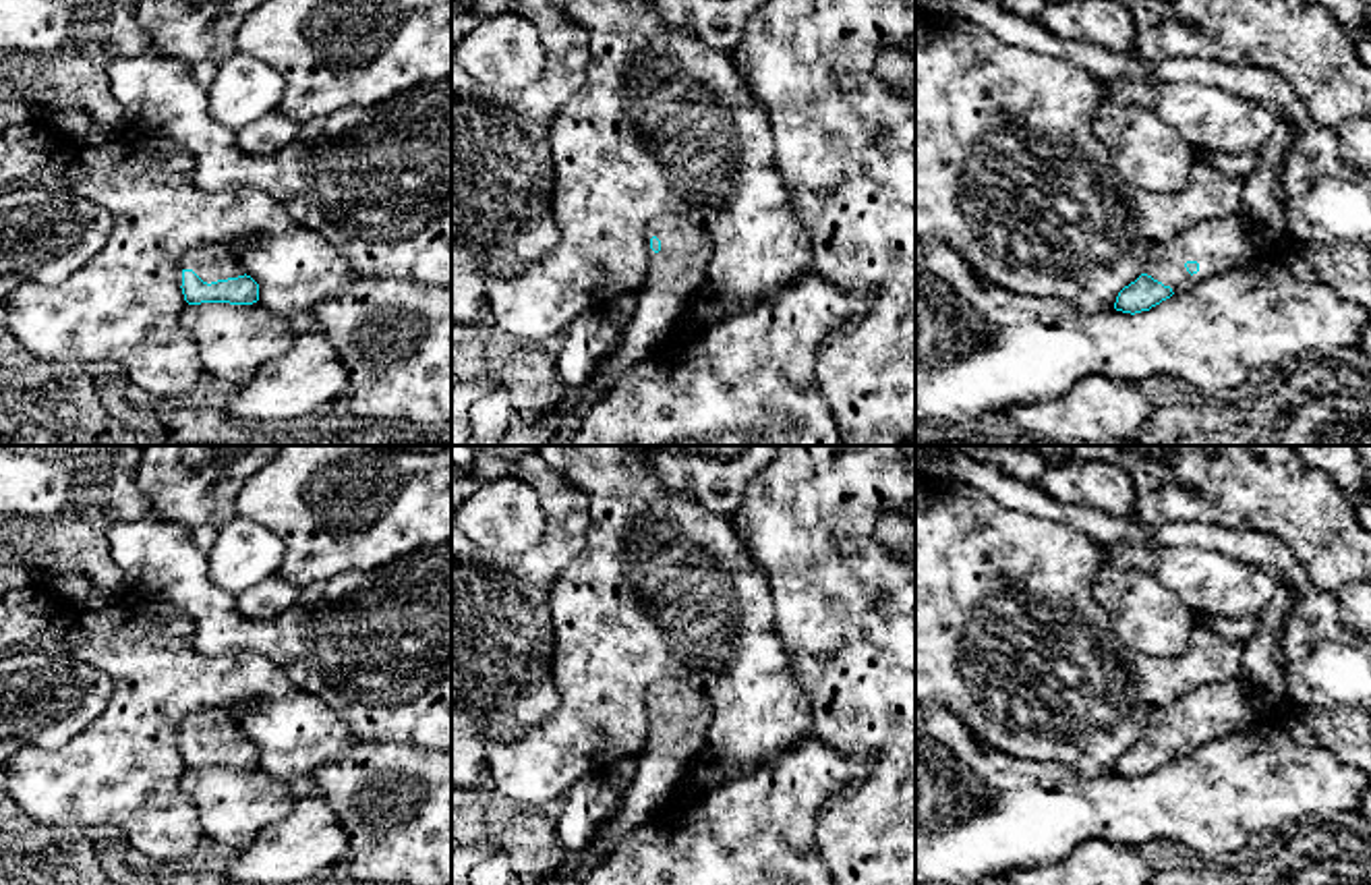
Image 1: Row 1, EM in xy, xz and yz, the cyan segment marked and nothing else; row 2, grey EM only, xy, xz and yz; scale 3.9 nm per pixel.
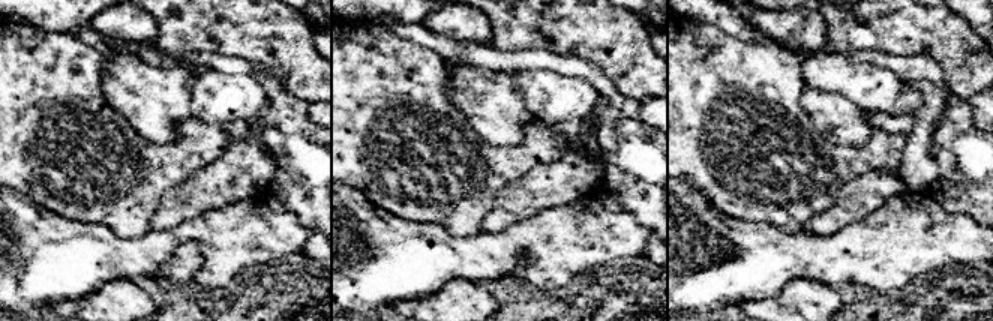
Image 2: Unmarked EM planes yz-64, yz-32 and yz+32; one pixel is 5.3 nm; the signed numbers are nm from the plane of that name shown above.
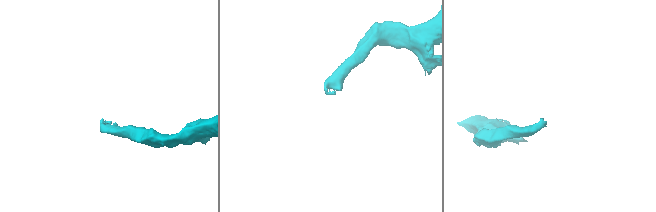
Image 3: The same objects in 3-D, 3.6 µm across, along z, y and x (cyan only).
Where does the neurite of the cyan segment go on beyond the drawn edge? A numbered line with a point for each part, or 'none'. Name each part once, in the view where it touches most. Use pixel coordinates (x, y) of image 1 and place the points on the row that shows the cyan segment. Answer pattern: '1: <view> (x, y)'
1: xy (212, 262)

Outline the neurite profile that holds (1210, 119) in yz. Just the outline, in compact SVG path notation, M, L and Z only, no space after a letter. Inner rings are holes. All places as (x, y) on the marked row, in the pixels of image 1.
M1118 77L1100 87L1122 106L1154 110L1193 151L1255 153L1276 129L1274 106L1207 83Z

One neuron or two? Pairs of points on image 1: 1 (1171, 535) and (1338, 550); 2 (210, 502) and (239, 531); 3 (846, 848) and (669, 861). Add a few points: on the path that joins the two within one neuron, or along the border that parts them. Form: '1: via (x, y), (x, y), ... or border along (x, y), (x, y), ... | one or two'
1: border along (1243, 529), (1274, 533), (1318, 585) | two
2: border along (237, 515), (218, 529) | two
3: border along (823, 803), (817, 815), (817, 846), (827, 863) | two

